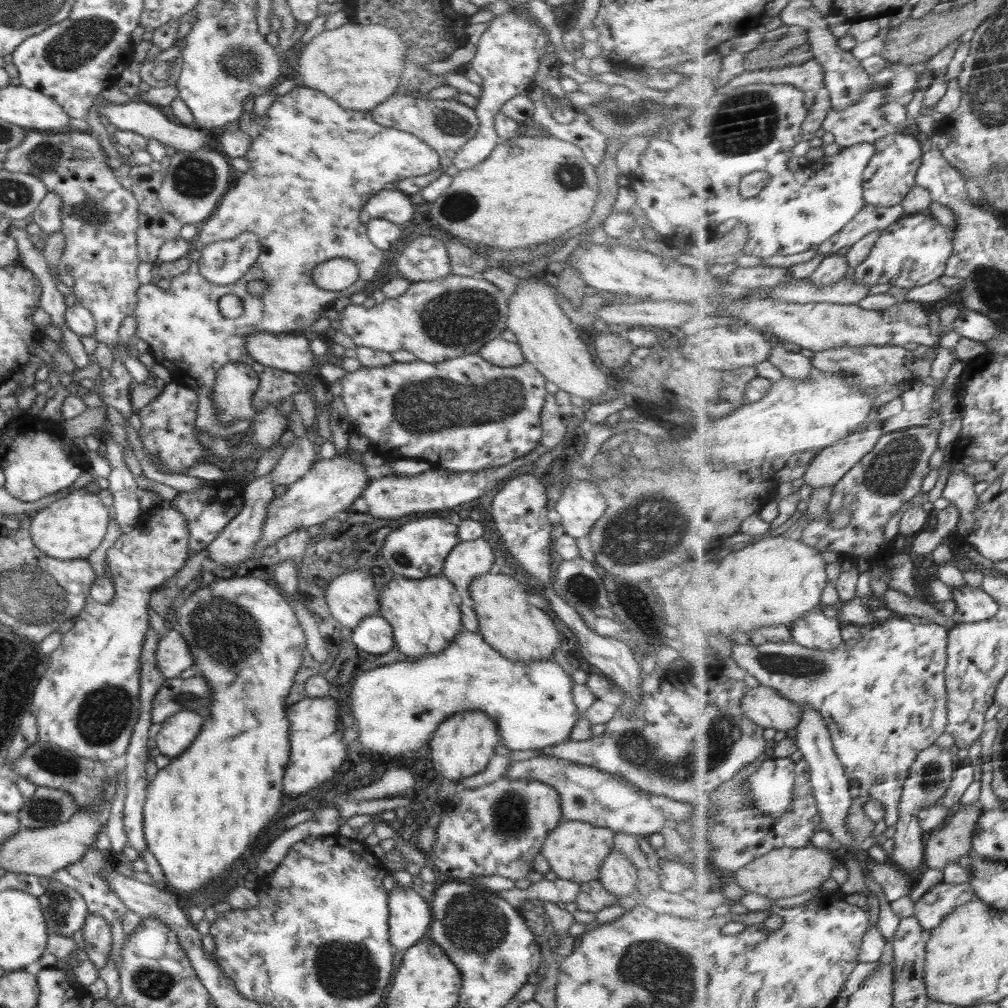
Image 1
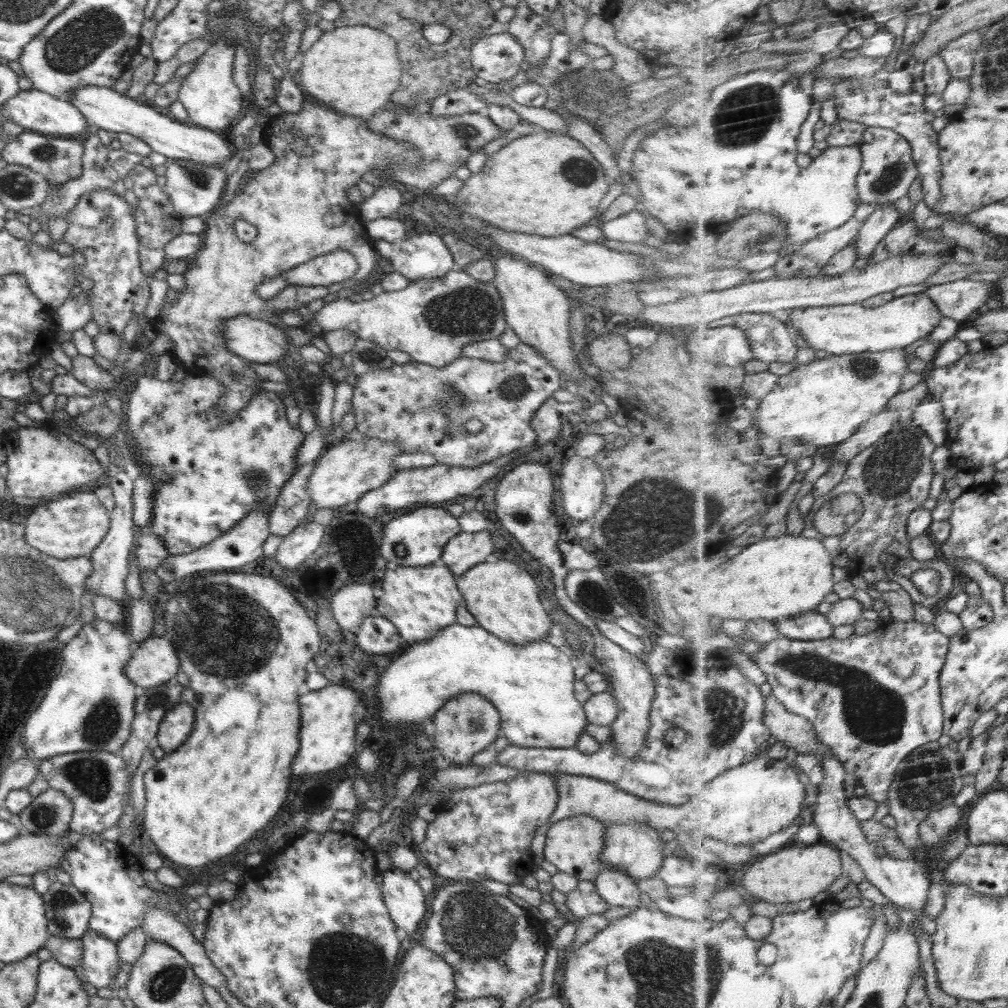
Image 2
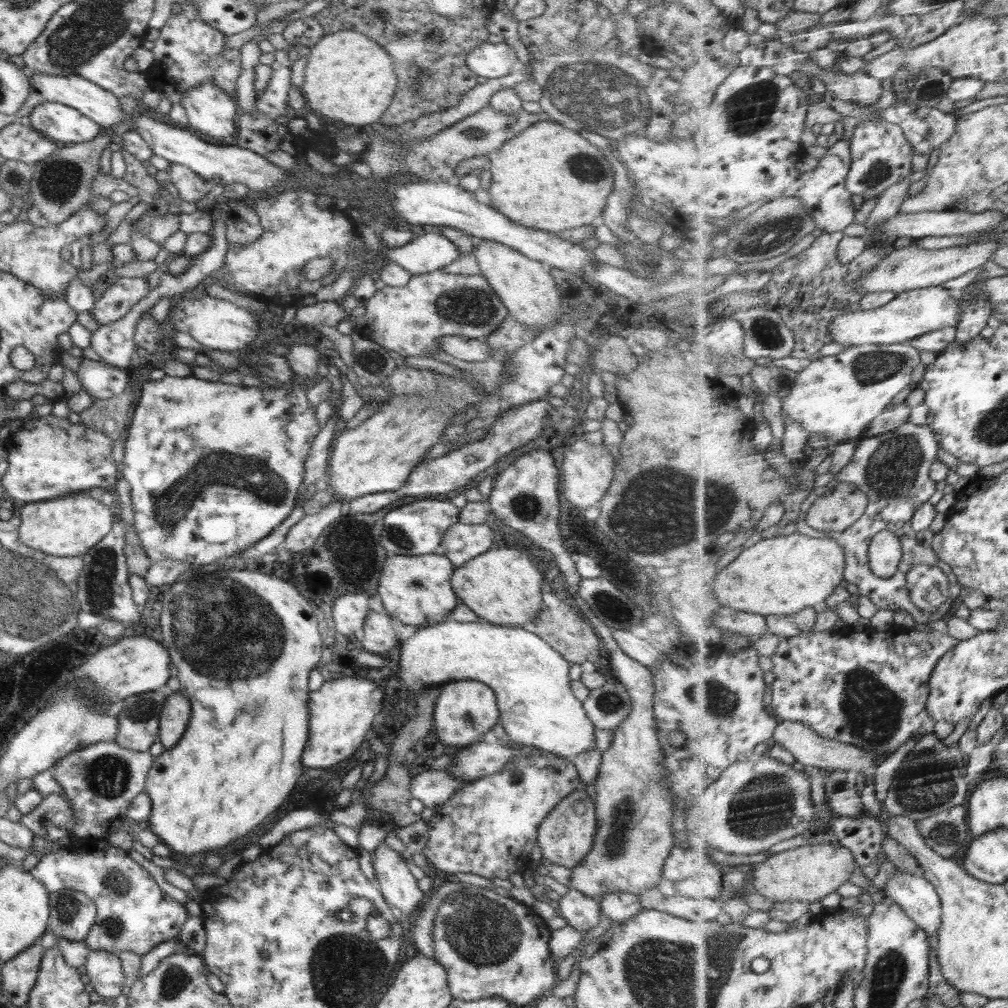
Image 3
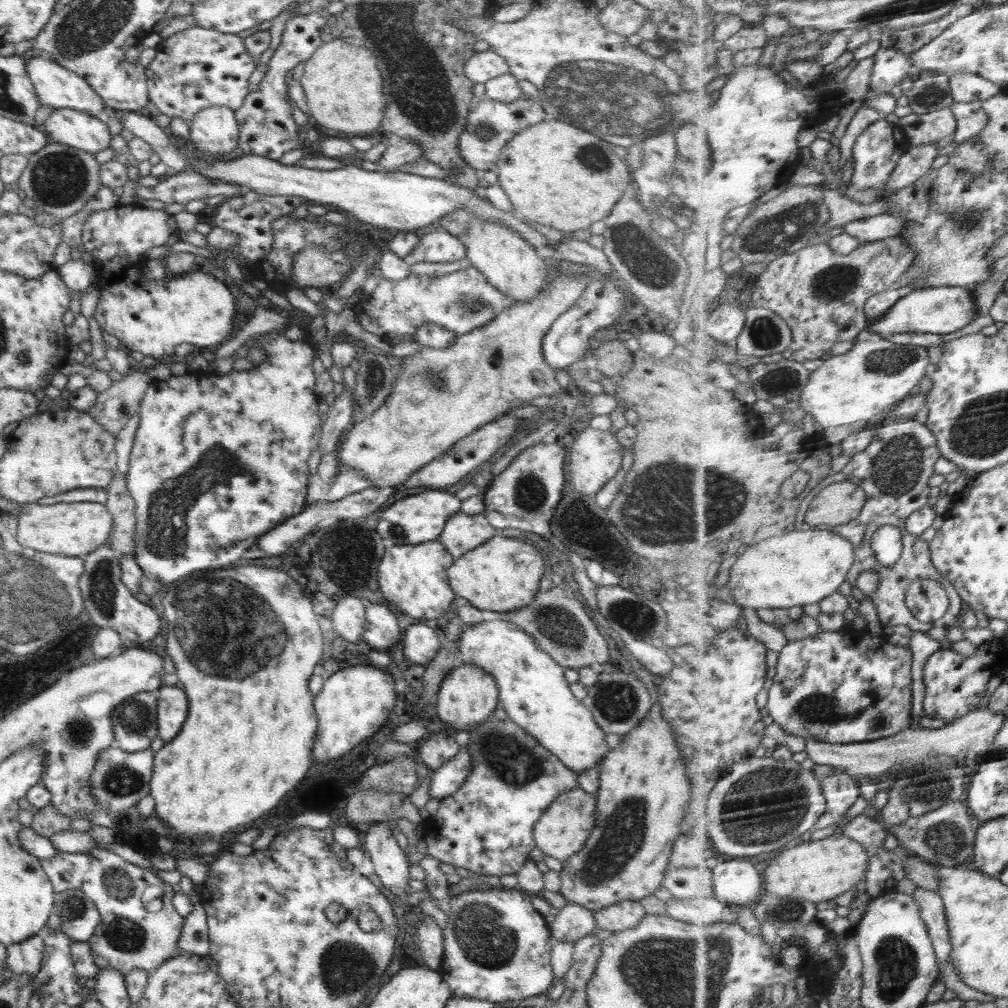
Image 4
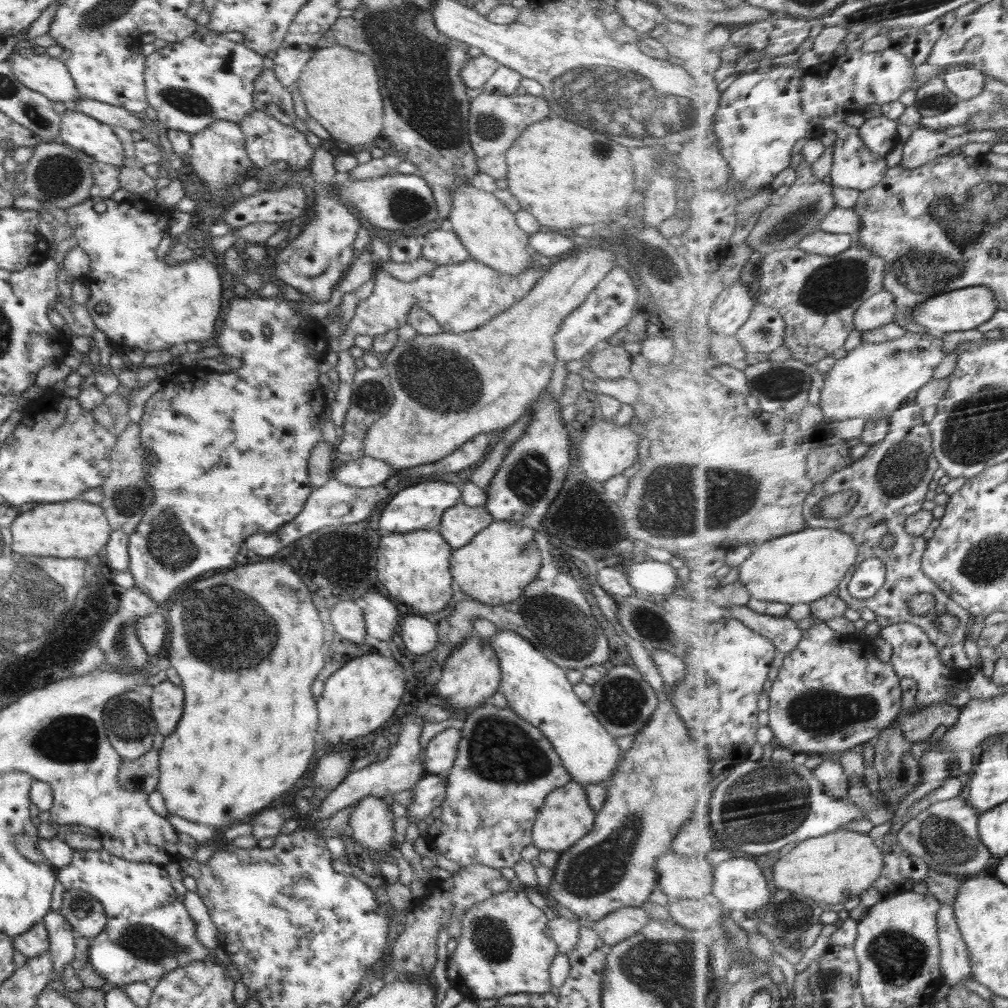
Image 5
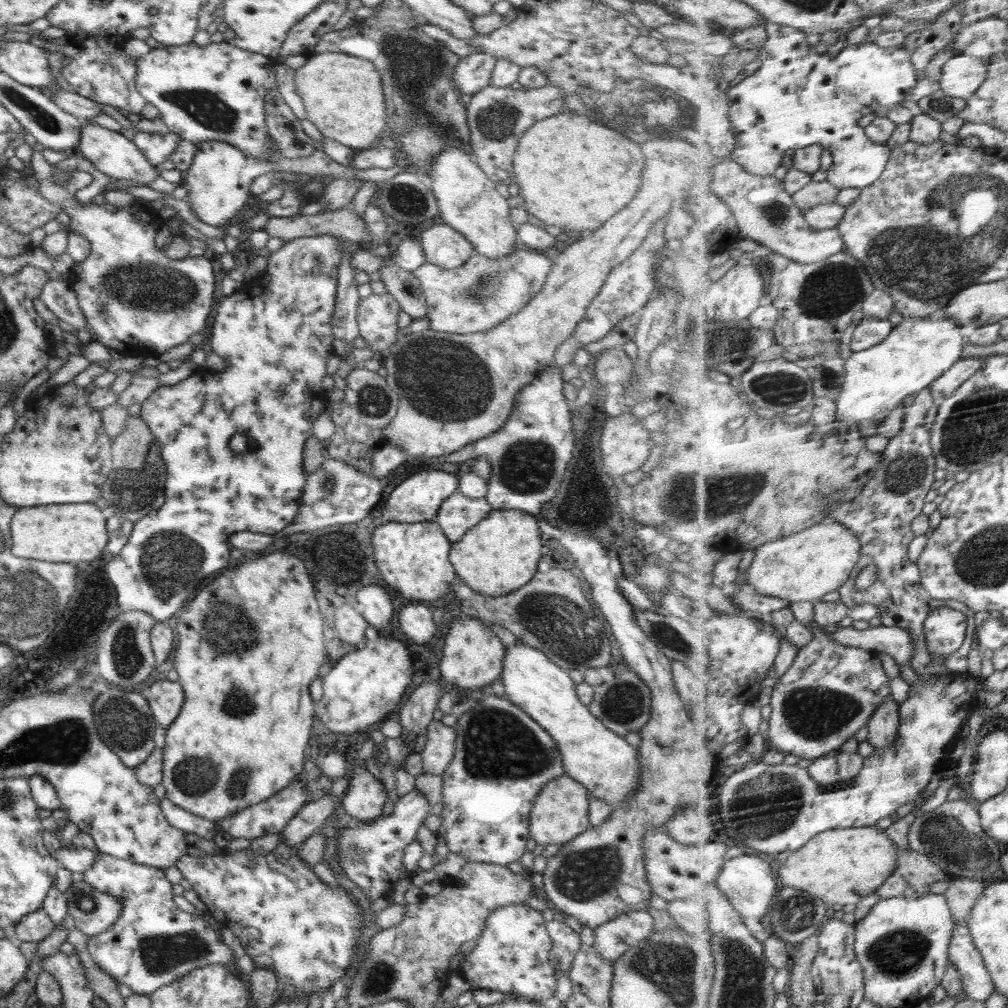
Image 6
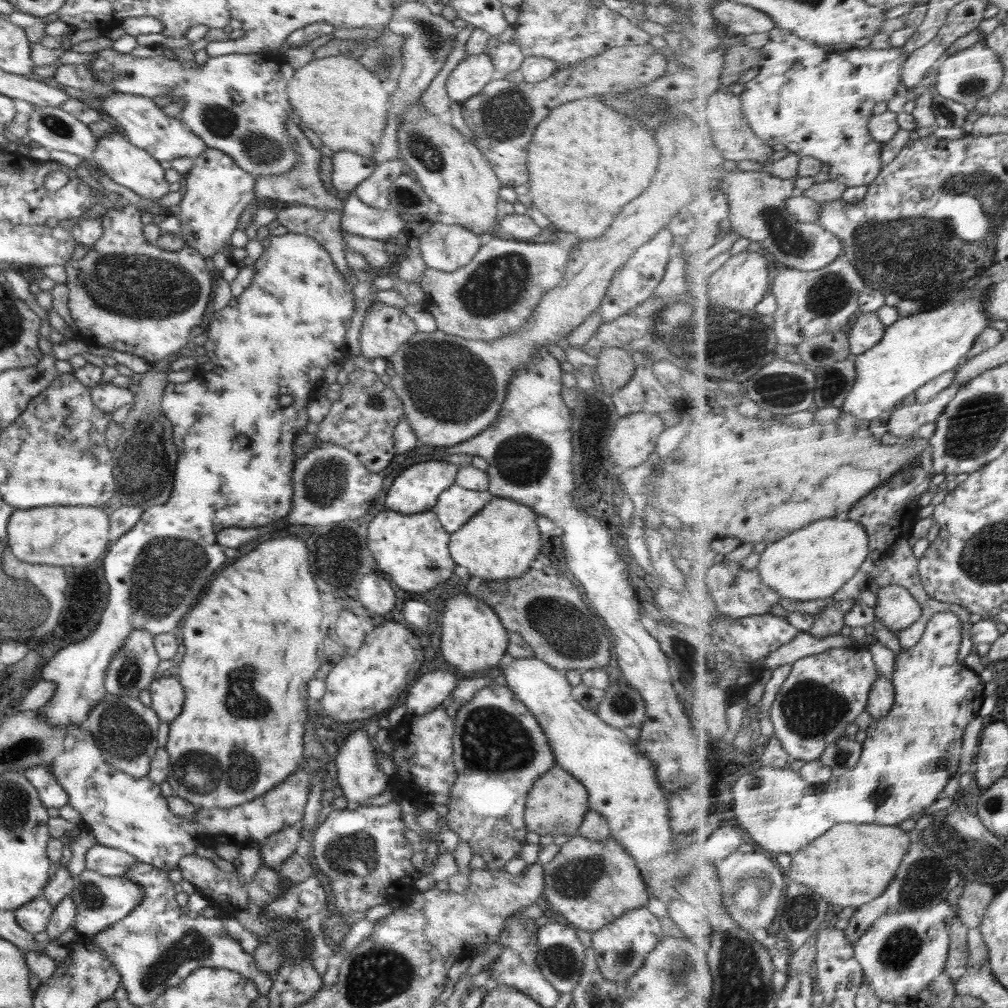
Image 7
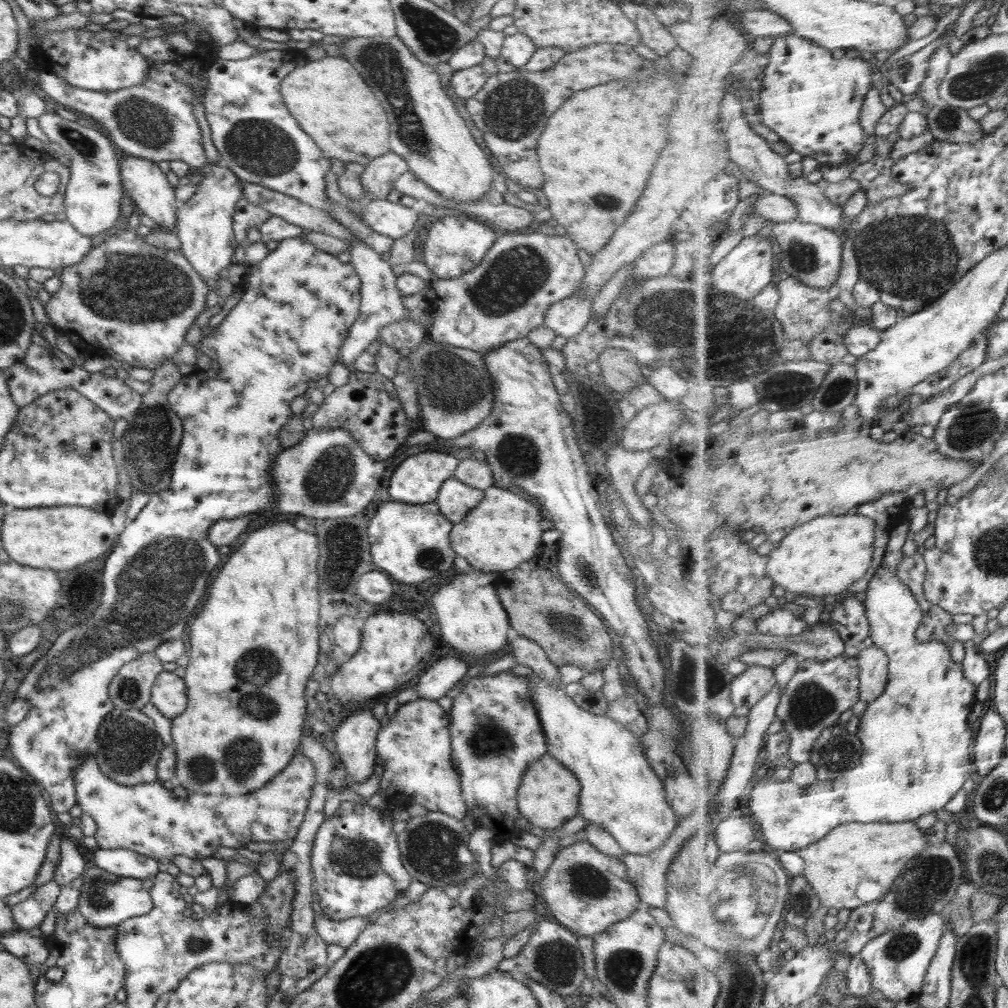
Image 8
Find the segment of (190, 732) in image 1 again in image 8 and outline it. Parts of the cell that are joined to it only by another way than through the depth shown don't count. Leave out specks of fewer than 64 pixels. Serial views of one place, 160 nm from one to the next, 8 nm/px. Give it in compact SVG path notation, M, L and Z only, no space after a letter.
M165 669L156 677L151 688L150 702L158 708L162 716L174 719L180 716L187 707L186 686L172 671Z

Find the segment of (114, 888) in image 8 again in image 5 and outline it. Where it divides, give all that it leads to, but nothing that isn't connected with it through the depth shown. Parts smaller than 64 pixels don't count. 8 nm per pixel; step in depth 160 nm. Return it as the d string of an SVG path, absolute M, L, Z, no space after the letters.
M80 890L64 891L60 912L72 930L89 941L104 931L108 921L102 904Z

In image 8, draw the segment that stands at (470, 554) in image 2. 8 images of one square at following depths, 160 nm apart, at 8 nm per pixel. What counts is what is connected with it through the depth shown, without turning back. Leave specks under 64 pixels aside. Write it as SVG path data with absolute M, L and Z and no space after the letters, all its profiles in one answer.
M452 476L442 483L435 503L442 516L454 525L464 521L468 511L474 508L483 496L483 490L472 488Z

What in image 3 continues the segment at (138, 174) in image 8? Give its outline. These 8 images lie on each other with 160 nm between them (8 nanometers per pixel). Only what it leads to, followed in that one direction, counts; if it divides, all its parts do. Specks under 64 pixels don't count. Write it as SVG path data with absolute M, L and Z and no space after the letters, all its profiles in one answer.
M58 102L37 104L29 117L31 126L38 132L64 146L90 142L102 129L95 120Z

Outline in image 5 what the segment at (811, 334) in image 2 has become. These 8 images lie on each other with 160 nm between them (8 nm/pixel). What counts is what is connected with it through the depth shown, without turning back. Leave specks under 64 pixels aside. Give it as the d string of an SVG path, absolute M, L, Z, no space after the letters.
M986 285L979 287L961 288L960 290L947 292L940 296L935 296L923 302L915 308L911 317L916 319L926 330L934 333L960 332L960 330L974 330L986 324L1000 309L998 298L993 288Z

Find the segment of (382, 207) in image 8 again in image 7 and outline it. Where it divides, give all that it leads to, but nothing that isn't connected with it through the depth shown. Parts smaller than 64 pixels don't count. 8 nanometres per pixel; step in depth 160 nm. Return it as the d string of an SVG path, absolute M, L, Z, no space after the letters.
M352 193L343 204L341 228L342 232L386 242L400 237L405 222L394 208L380 210L369 207Z

